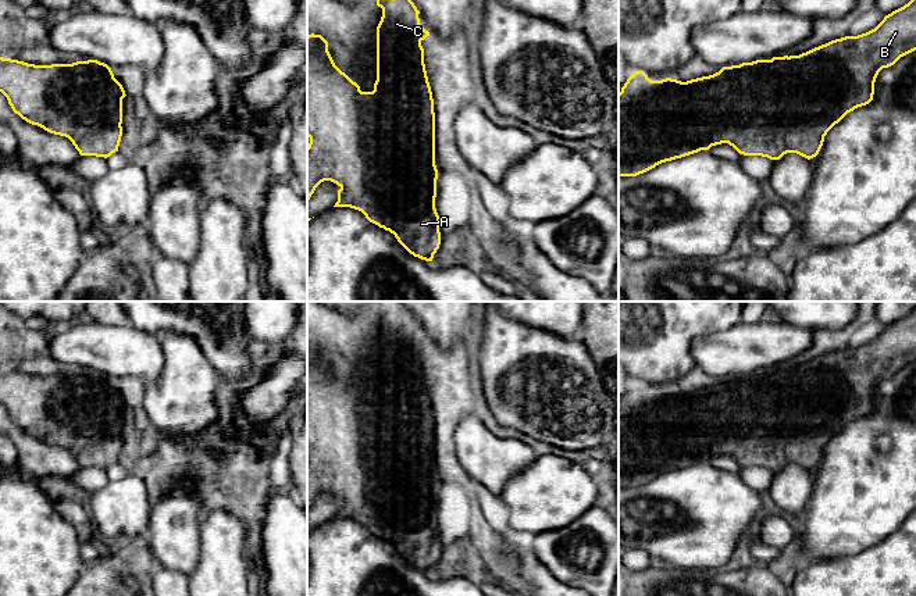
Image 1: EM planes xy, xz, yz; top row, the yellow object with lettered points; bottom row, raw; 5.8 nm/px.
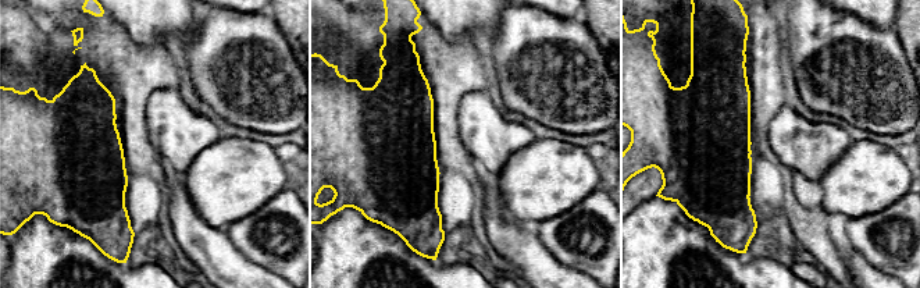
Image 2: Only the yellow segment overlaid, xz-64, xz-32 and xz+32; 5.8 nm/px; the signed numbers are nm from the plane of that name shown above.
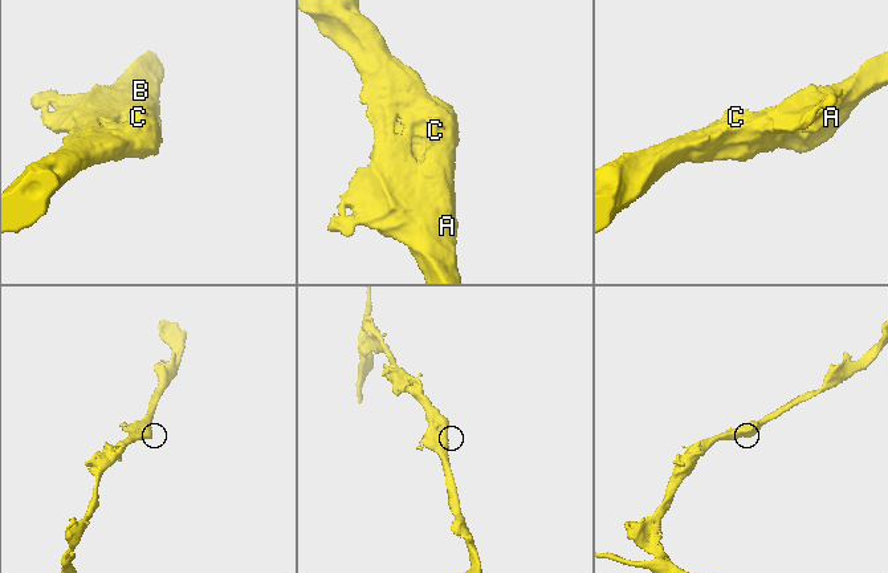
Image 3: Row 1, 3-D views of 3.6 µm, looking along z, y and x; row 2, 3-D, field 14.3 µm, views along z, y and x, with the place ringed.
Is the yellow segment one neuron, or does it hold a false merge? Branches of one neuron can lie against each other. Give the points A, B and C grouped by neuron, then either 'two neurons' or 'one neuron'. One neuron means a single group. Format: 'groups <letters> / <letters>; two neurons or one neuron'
groups A B C; one neuron

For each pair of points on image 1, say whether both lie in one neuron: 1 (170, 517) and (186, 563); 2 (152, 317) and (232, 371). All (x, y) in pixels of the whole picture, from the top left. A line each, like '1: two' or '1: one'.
1: one
2: one

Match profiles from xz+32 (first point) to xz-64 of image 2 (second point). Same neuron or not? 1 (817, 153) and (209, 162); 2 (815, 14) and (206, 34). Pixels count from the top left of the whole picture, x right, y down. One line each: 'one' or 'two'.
1: two
2: one

